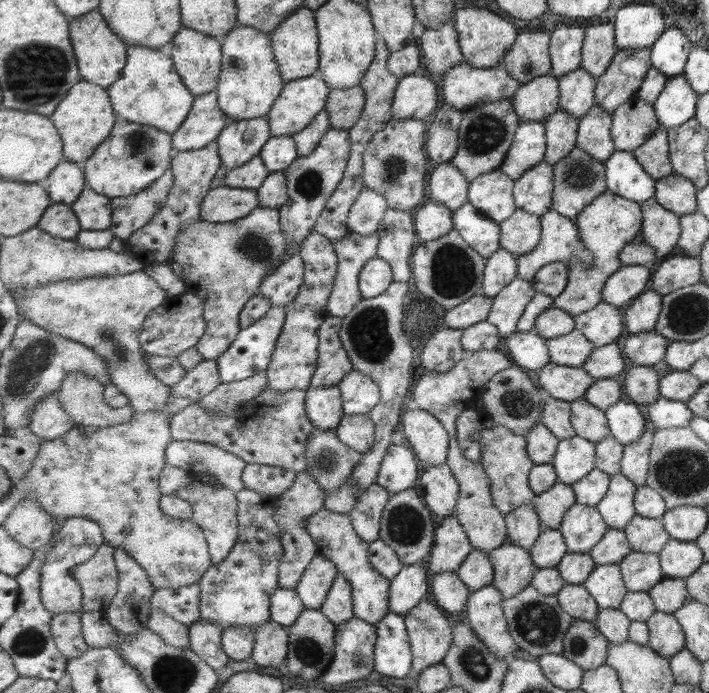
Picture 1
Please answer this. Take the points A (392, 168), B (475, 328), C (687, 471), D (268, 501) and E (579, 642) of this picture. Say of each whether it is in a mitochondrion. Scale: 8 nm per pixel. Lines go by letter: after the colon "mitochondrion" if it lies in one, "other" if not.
A: mitochondrion
B: other
C: mitochondrion
D: other
E: mitochondrion

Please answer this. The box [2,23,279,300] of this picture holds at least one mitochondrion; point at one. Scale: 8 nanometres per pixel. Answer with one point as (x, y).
(35, 75)

